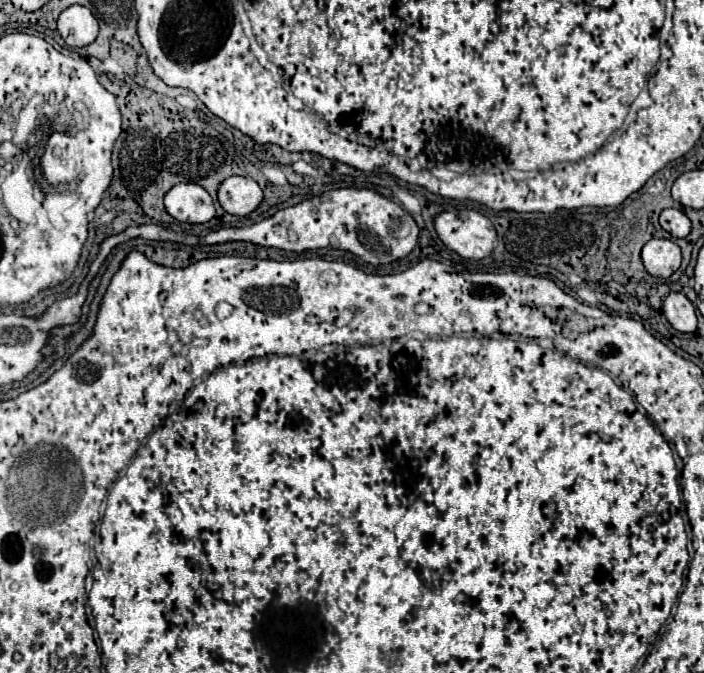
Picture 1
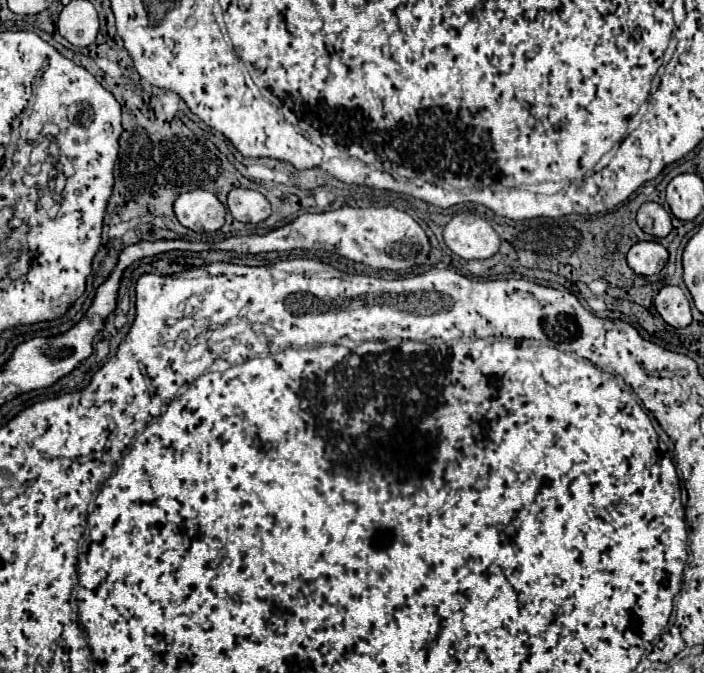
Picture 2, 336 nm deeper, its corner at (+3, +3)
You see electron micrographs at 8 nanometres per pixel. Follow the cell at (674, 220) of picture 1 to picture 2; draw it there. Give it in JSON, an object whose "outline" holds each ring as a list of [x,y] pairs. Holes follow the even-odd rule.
{"outline":[[[644,203],[636,215],[638,227],[654,237],[666,237],[672,231],[668,211],[658,203]]]}

